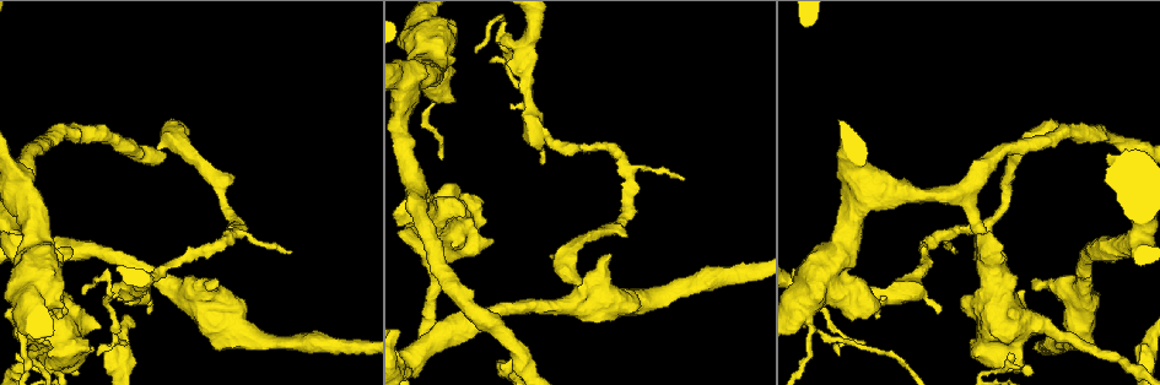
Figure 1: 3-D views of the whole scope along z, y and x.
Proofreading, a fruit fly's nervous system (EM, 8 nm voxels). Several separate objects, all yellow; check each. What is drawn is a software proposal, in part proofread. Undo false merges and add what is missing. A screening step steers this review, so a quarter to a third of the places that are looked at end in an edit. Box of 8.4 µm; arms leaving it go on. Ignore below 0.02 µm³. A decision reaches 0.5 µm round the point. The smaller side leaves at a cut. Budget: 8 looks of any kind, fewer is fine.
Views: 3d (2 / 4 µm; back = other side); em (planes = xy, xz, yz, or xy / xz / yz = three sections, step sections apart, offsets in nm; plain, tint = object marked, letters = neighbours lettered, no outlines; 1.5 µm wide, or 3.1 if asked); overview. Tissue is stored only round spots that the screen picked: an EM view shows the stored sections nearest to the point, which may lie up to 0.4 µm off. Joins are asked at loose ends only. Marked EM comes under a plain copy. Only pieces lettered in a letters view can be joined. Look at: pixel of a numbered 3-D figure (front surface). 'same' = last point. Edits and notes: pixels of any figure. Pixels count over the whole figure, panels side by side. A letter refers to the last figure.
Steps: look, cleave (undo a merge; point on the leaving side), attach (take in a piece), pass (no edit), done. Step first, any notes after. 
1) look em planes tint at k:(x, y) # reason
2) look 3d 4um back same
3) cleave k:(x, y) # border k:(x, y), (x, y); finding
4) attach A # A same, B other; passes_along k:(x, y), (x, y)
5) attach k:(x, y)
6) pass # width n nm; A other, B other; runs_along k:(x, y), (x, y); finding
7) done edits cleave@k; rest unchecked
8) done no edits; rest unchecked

look em planes letters at 1:(578, 286) # free end

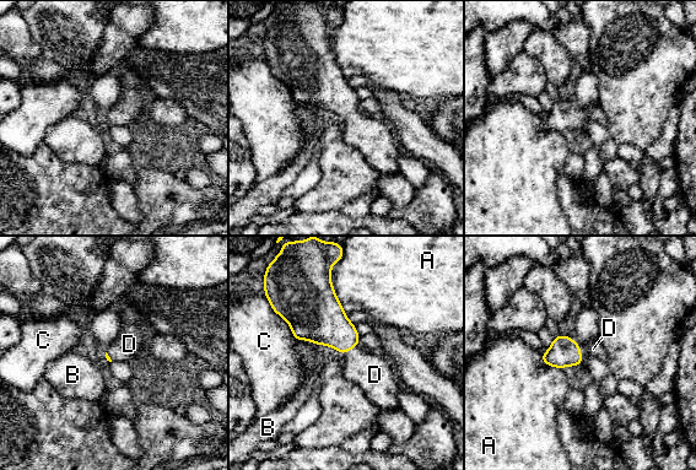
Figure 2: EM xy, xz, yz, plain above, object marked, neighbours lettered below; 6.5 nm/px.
attach D # A other, B other, C other, D same; passes_along 2:(564, 351), (580, 352), (593, 349); it goes on there

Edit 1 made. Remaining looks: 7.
look overview

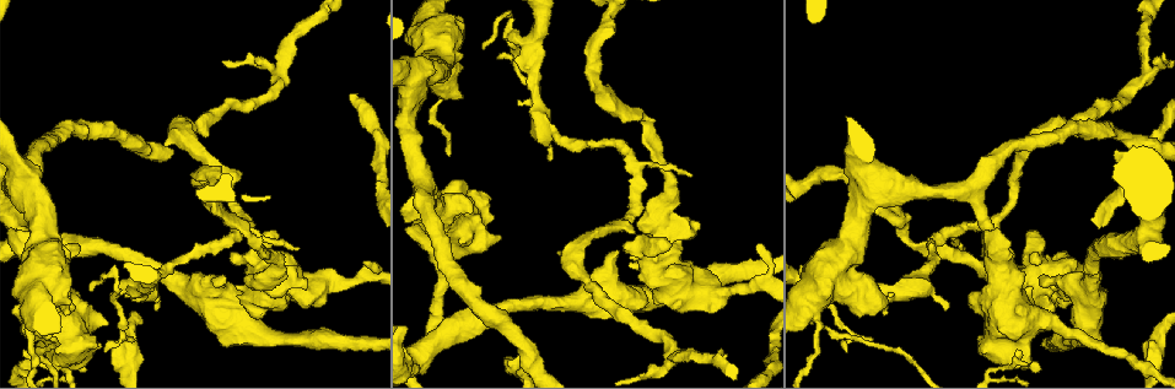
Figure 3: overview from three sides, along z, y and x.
look 3d 4um back at 3:(817, 323) # four arms meet

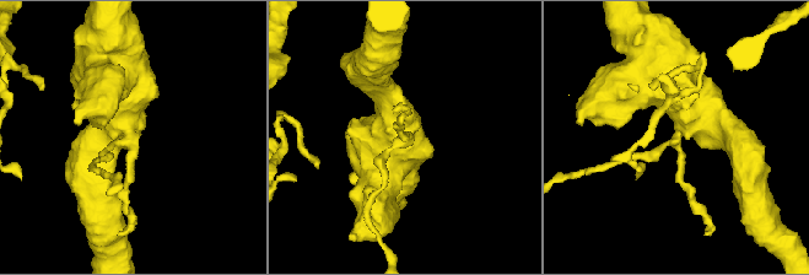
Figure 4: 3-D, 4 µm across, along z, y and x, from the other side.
look em yz step 4 tint at 4:(401, 142) # arms 4; need the tissue

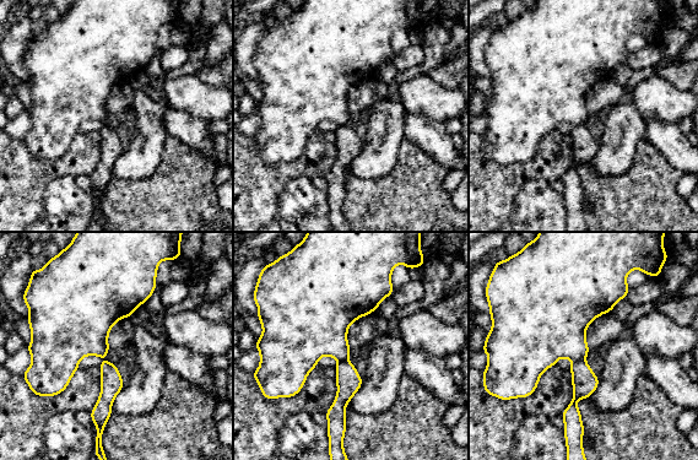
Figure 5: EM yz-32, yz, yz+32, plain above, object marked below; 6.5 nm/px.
look em planes letters same

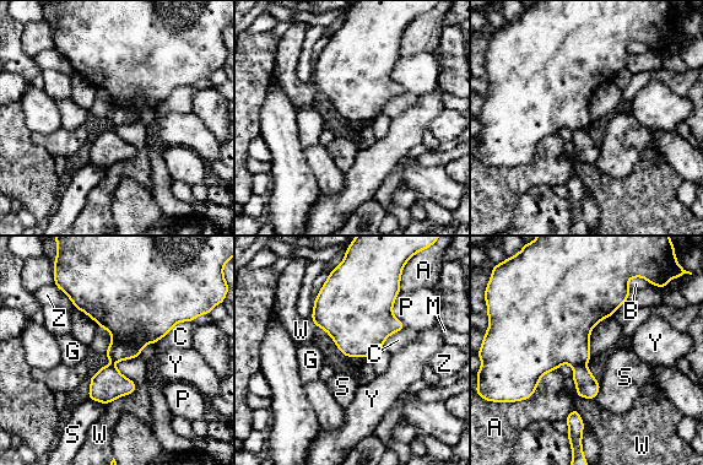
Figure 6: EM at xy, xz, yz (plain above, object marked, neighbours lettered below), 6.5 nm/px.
cleave 6:(587, 387) # width 240 nm; A other, B other, C other, G other, M other, P other, S other, W other, Y other, Z other; border 6:(584, 363), (574, 367); two cells meet here

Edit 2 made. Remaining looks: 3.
look overview

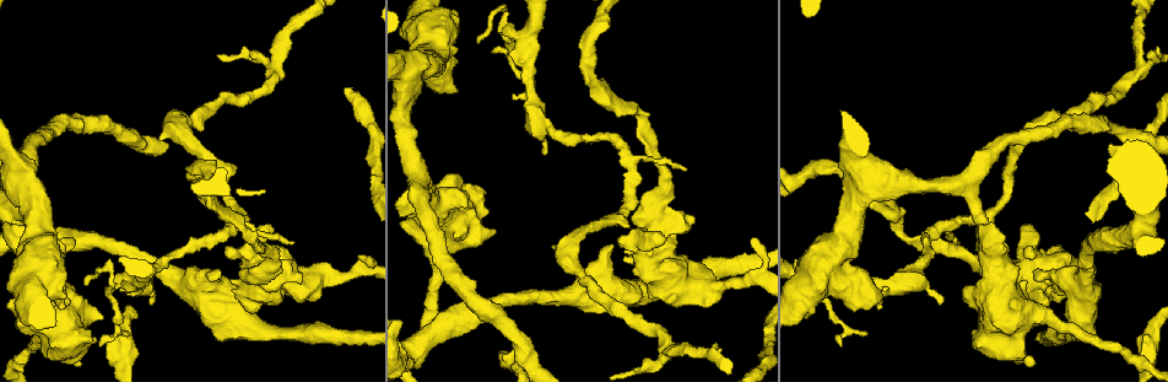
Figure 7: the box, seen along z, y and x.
look em yz step 4 letters at 7:(972, 347) # free end

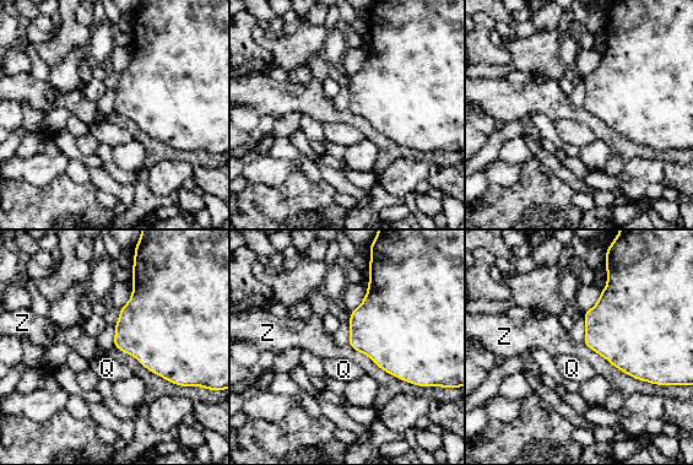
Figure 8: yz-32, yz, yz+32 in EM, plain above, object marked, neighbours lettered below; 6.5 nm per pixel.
pass # Q other, Z other; border 8:(583, 342), (620, 369), (659, 385); no lettered piece goes on from it

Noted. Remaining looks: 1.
done edits attach@2, cleave@6; rest unchecked

